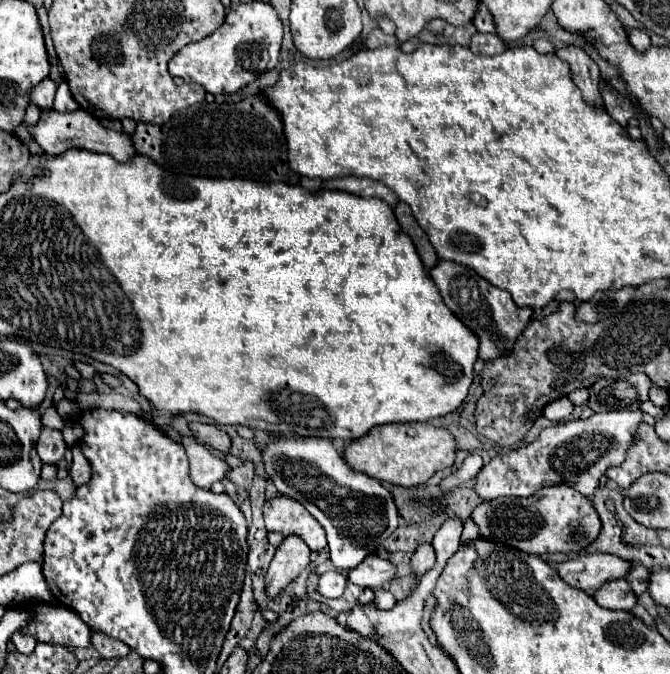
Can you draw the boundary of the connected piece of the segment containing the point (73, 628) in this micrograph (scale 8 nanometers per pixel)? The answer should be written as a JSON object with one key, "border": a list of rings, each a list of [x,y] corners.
{"border":[[[38,604],[38,616],[34,618],[34,626],[22,630],[24,634],[38,636],[38,642],[60,644],[60,646],[90,646],[90,628],[66,606],[48,606]]]}

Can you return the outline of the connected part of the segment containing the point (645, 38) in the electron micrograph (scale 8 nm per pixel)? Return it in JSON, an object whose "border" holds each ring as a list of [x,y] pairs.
{"border":[[[632,30],[630,32],[630,42],[634,42],[636,52],[644,52],[650,46],[650,36],[646,34],[646,30]]]}

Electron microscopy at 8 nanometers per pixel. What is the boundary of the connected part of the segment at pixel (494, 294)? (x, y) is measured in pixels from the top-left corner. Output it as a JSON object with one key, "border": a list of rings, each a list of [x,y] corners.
{"border":[[[438,260],[438,268],[432,268],[430,276],[436,282],[446,306],[478,336],[482,362],[510,354],[514,340],[528,326],[532,318],[530,308],[516,306],[506,290],[490,286],[488,280],[484,280],[480,274],[476,274],[472,268],[464,264],[456,264],[450,260]]]}

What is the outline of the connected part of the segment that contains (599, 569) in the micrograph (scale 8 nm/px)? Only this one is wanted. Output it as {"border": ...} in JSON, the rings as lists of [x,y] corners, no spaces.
{"border":[[[586,554],[574,560],[558,562],[554,568],[566,584],[584,592],[592,592],[608,580],[624,578],[630,570],[630,564],[610,554]]]}

